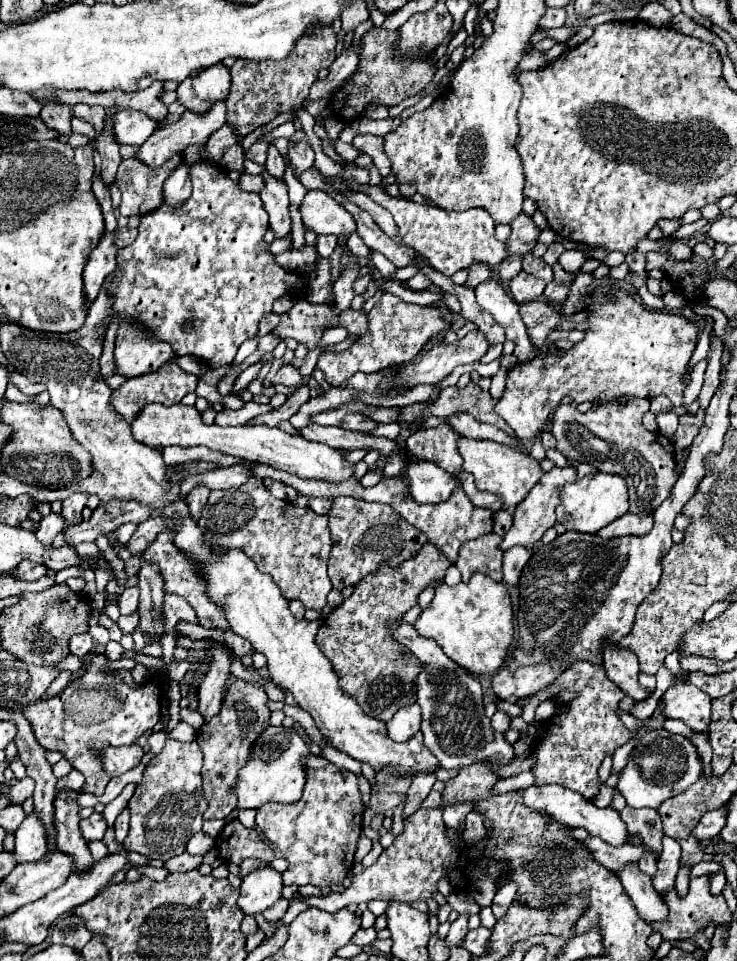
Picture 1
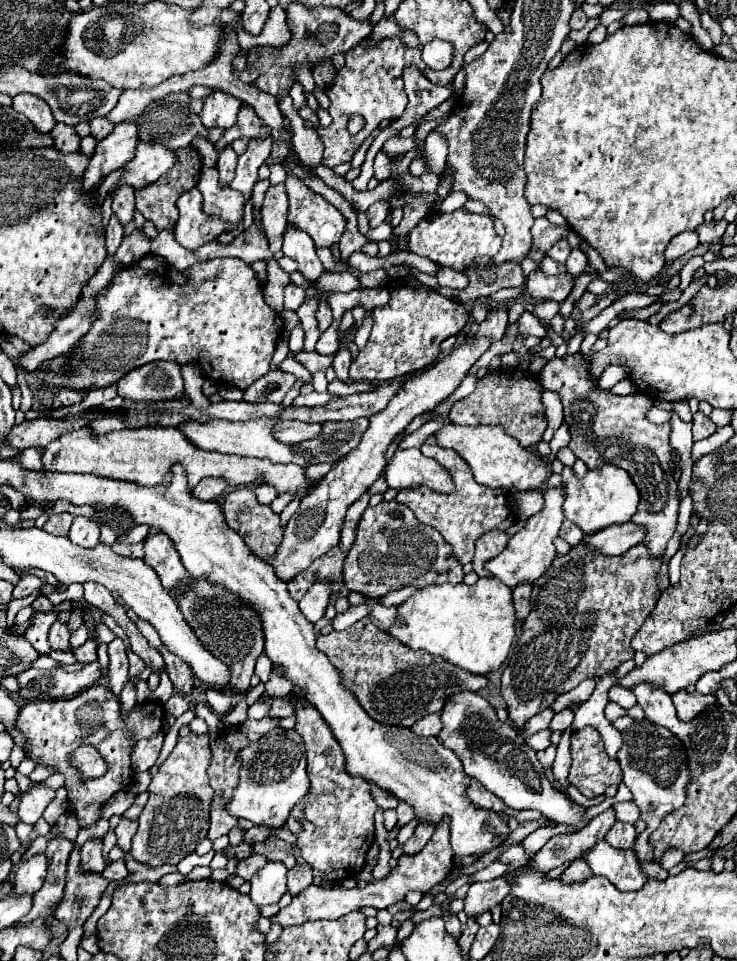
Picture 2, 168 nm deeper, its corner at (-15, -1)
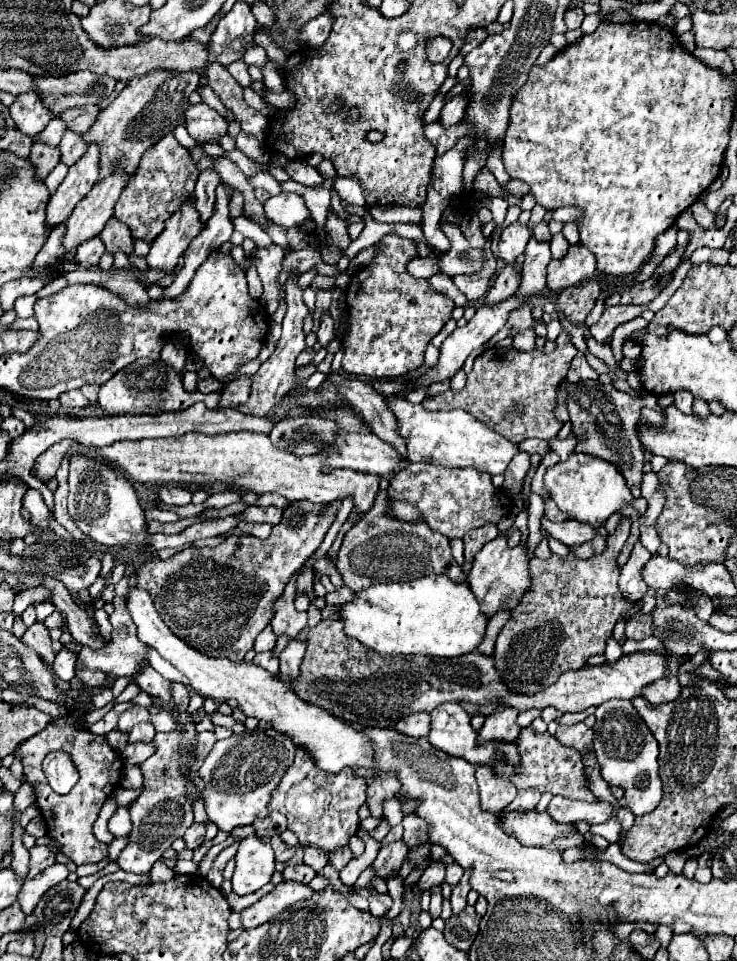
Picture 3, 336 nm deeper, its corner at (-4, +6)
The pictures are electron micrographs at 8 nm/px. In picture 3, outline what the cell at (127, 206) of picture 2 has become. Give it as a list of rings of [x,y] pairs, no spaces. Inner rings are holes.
[[[112,216],[108,220],[108,224],[104,226],[104,232],[100,232],[100,238],[104,240],[106,252],[110,252],[110,254],[114,254],[118,250],[130,254],[132,244],[134,244],[130,228],[124,222],[120,222],[116,216]]]

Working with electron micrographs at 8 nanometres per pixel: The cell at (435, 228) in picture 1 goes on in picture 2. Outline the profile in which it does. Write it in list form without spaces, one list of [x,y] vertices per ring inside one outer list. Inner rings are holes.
[[[463,207],[453,213],[437,213],[423,219],[409,233],[409,247],[415,255],[427,257],[443,267],[463,271],[475,257],[495,257],[501,247],[501,237],[493,229],[493,219],[477,213],[467,213]]]

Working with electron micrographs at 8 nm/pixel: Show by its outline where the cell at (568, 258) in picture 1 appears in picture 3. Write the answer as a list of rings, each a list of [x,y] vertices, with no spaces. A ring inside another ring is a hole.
[[[556,234],[556,236],[552,236],[552,242],[550,242],[550,246],[552,246],[552,258],[556,258],[556,260],[560,260],[560,258],[564,258],[566,254],[568,254],[568,240],[564,238],[564,234]]]

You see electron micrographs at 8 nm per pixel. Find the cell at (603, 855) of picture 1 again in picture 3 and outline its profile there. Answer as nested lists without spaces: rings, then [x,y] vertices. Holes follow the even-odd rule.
[[[456,862],[448,864],[448,868],[446,868],[446,882],[450,886],[456,886],[456,884],[460,884],[460,878],[462,878],[462,868]]]

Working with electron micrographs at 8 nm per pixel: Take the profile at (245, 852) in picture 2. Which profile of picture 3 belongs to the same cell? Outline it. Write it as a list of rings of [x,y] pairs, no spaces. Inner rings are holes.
[[[248,836],[240,842],[238,854],[235,856],[235,870],[232,876],[232,890],[236,894],[252,894],[264,884],[270,882],[272,874],[275,872],[275,855],[270,848],[270,844],[264,844],[258,836]]]

